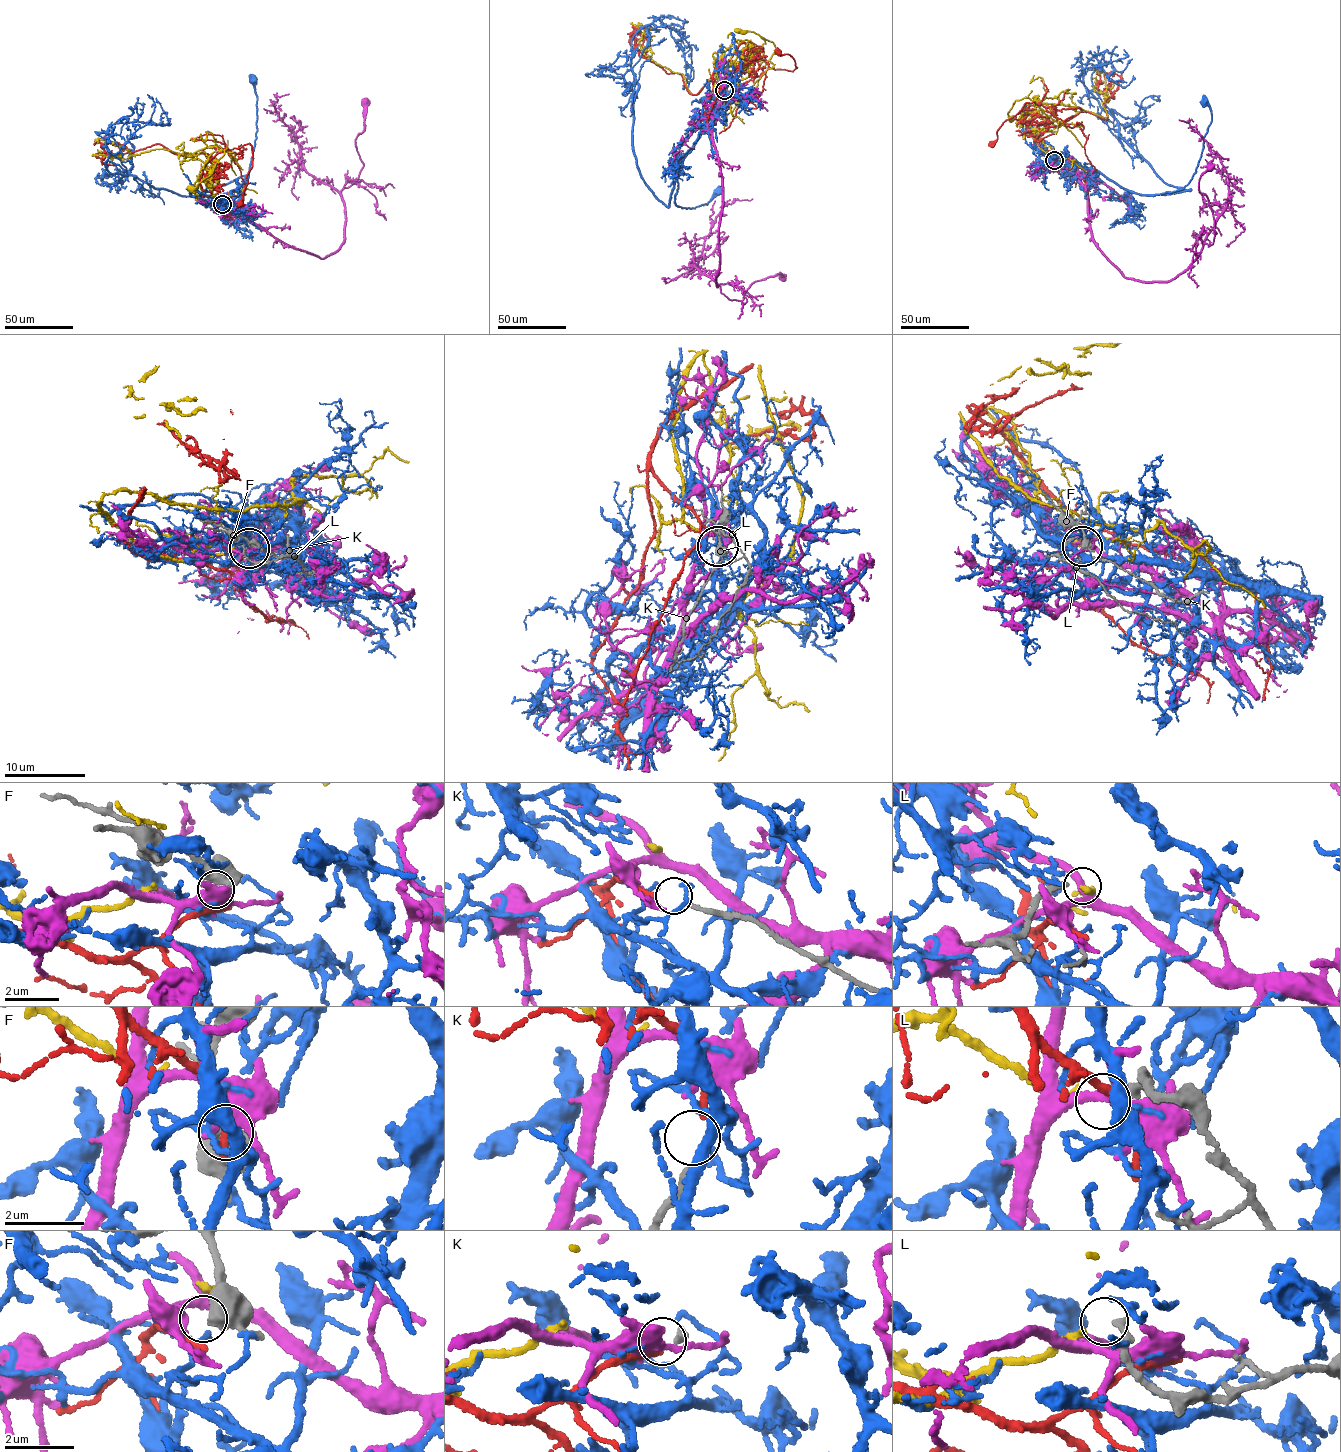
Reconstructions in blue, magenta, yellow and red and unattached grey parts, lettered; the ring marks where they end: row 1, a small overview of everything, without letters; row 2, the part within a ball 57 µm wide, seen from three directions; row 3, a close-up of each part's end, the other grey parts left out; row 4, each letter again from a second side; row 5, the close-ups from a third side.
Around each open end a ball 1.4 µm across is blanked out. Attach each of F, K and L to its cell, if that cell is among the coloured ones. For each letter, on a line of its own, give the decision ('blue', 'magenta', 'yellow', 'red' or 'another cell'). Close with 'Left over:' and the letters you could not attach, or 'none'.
F: magenta
K: red
L: yellow
Left over: none

